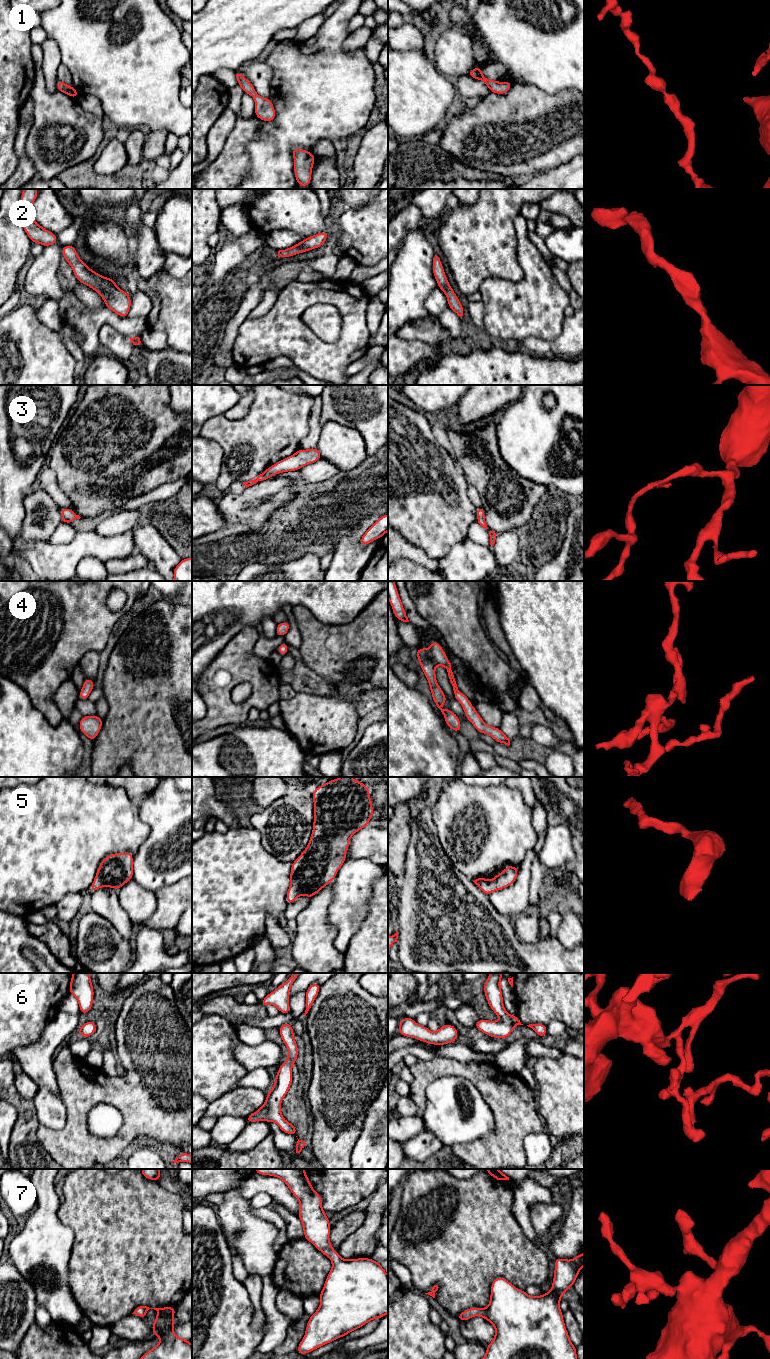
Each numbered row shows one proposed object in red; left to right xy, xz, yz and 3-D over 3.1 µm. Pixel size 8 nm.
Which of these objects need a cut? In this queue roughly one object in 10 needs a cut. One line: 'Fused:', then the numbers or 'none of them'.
Fused: none of them

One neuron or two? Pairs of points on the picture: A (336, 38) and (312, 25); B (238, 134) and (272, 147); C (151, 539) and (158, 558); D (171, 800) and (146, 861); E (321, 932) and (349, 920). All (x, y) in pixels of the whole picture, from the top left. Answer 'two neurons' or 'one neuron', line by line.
A: two neurons
B: two neurons
C: one neuron
D: one neuron
E: two neurons

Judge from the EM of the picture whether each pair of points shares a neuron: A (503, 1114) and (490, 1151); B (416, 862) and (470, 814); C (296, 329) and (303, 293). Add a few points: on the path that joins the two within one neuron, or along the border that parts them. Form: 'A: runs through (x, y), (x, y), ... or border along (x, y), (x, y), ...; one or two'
A: runs through (503, 1123), (503, 1138), (499, 1142); one
B: border along (432, 819), (438, 840), (451, 862); two
C: runs through (296, 320), (296, 302); one

